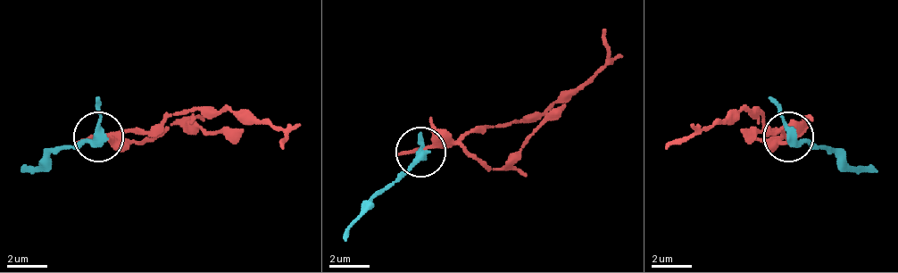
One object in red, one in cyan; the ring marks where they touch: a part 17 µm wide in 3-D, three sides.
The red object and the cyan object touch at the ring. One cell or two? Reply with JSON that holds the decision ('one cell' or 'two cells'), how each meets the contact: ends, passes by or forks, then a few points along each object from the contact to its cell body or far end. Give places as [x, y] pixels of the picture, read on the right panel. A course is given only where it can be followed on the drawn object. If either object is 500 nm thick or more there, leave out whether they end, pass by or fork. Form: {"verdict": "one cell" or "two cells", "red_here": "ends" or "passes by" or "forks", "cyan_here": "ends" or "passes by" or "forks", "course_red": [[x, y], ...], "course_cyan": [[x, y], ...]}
{"verdict": "two cells", "red_here": "ends", "cyan_here": "passes by", "course_red": [[786, 136], [761, 115], [736, 111], [667, 150]], "course_cyan": [[786, 136], [877, 170]]}

